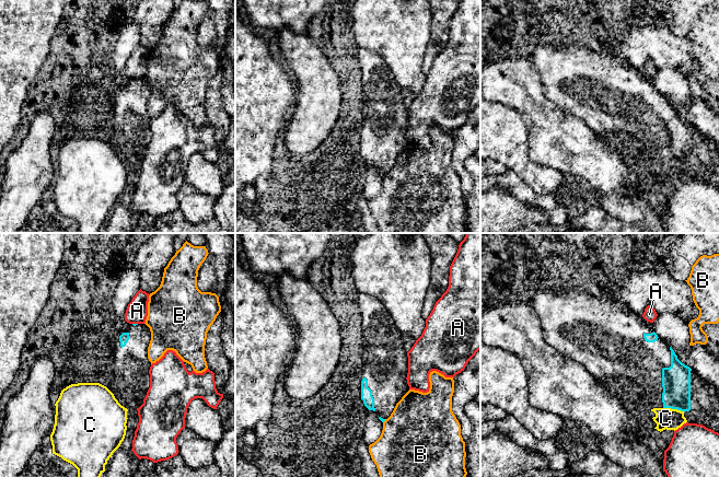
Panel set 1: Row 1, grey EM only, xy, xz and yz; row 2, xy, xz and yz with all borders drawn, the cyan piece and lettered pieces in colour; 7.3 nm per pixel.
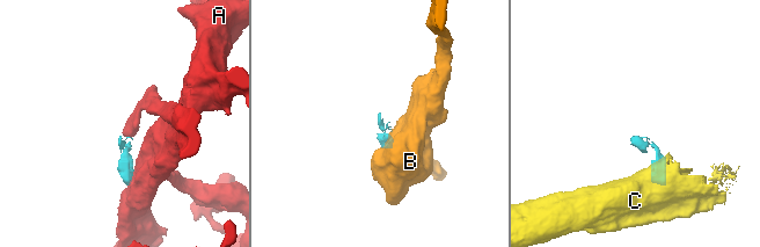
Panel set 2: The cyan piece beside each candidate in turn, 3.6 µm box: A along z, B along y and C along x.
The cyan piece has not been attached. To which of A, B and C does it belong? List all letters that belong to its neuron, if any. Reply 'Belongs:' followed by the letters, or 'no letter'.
Belongs: no letter

